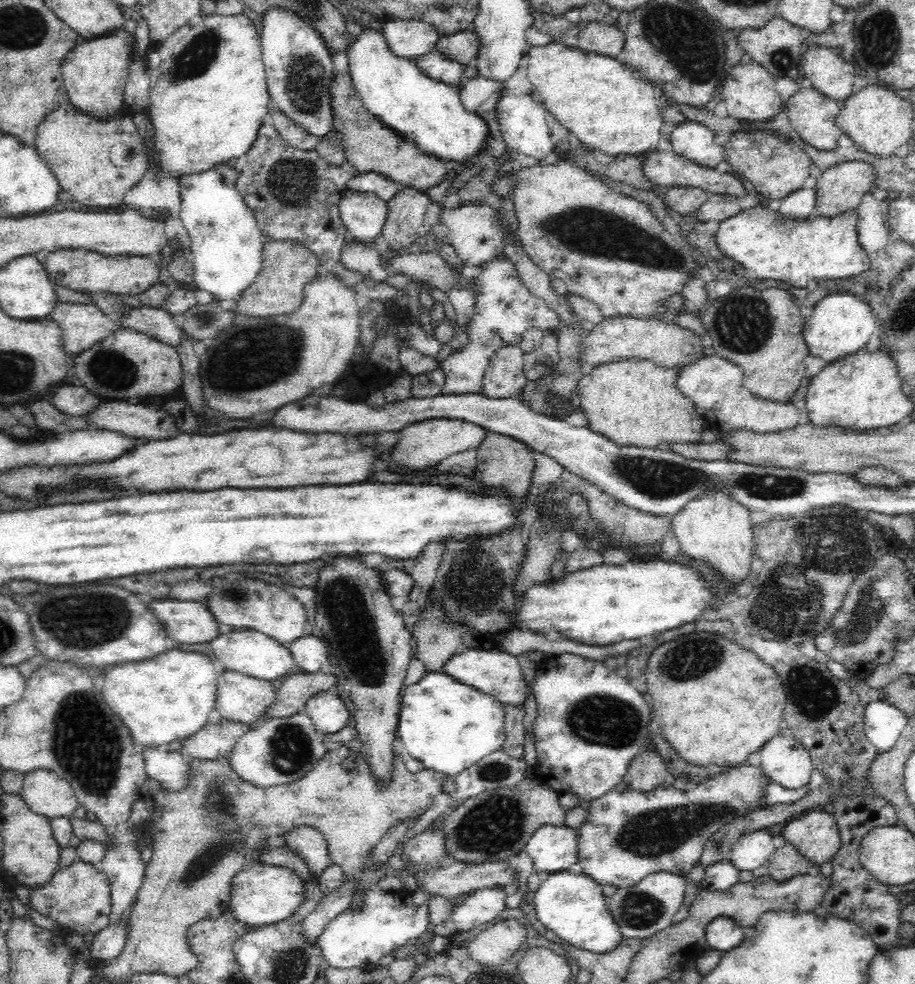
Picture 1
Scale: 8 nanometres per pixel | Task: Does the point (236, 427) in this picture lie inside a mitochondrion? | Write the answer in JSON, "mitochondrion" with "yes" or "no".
{"mitochondrion":"no"}

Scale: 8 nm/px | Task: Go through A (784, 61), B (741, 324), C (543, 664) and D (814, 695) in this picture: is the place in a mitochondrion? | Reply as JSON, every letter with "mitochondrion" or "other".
{"A":"mitochondrion","B":"mitochondrion","C":"other","D":"mitochondrion"}

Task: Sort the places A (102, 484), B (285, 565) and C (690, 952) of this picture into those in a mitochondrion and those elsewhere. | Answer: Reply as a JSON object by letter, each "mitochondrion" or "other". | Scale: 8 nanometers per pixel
{"A":"other","B":"other","C":"other"}

